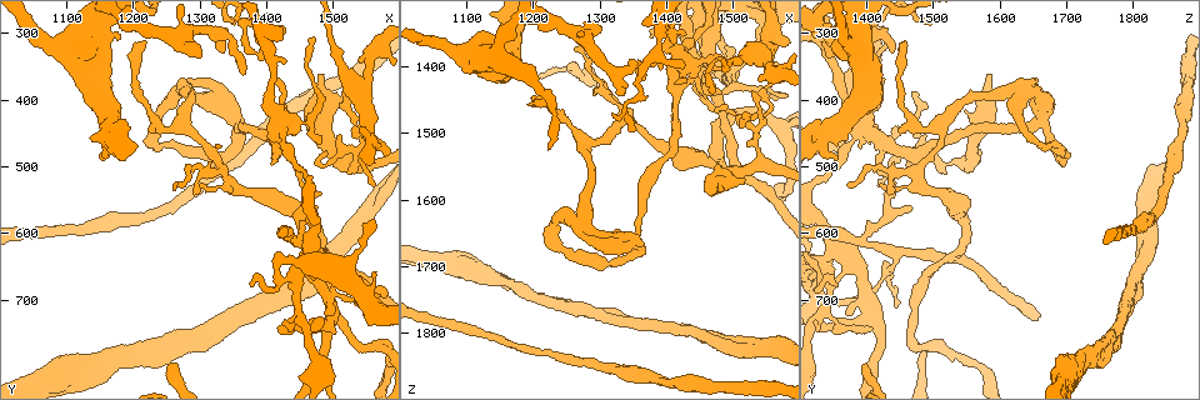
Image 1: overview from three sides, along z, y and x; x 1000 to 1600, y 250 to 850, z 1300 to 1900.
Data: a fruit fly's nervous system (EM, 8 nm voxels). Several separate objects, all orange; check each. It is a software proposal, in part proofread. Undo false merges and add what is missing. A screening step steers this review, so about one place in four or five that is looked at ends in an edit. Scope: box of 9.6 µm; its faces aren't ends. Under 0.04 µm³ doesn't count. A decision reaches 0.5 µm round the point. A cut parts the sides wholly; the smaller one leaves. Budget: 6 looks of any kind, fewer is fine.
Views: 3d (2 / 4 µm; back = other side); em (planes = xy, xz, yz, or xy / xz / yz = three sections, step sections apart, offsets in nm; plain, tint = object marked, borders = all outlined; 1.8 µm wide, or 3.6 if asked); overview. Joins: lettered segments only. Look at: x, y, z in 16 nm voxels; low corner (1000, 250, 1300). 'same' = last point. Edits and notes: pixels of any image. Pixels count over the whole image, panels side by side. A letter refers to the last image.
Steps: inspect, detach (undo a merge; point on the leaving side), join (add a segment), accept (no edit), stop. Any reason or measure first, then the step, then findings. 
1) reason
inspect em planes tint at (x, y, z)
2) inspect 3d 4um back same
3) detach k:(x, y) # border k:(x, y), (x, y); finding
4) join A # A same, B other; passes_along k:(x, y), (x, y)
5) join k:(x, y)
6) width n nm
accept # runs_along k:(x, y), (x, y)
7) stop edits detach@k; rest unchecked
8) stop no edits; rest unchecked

sudden change in width
inspect 3d 4um at (1090, 315, 1380)

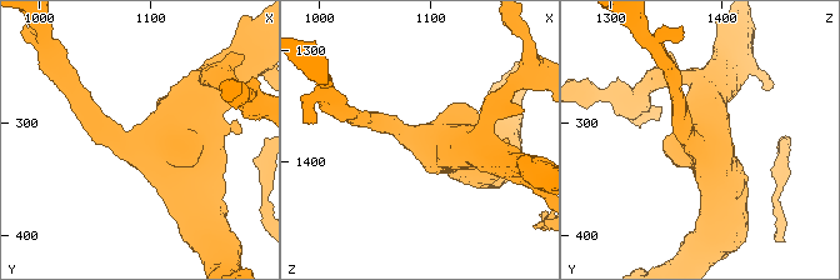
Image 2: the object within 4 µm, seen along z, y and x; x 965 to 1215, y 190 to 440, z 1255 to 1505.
shape alone is not enough
inspect em 3.6um planes borders at (1088, 318, 1380)

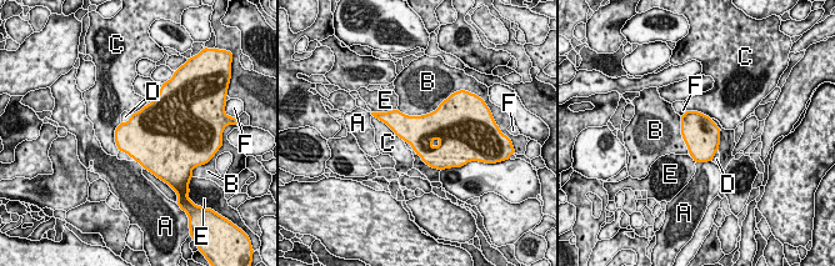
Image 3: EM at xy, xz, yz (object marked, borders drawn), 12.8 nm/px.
accept # A other, B other, C other, D other, E other, F other; border 3:(133, 114), (126, 121), (121, 123); one cell here

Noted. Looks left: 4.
sudden change in width
inspect em planes borders at (1525, 495, 1550)

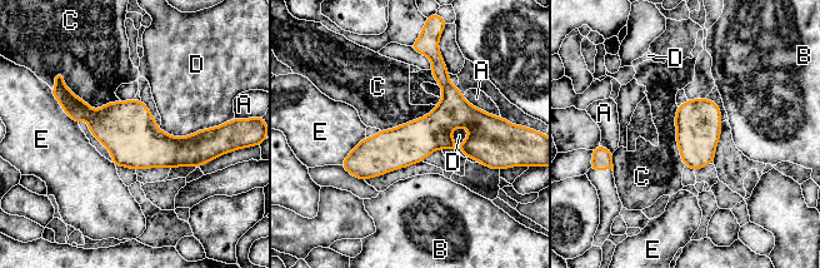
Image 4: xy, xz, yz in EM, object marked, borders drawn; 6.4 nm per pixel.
accept # A other, B other, C other, D other, E other; continuous, no second cell

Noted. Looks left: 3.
branch stops here
inspect 3d 4um at (1535, 445, 1435)

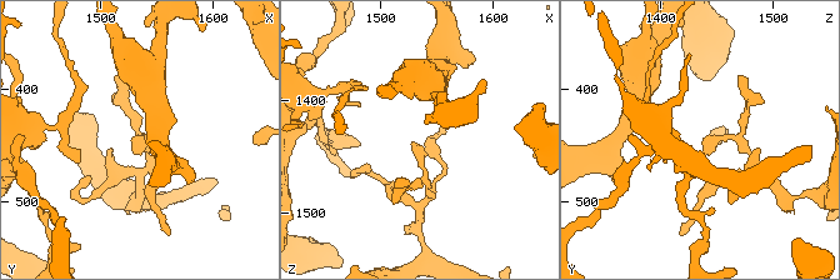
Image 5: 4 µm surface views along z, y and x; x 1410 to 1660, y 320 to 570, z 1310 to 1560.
need the tissue
inspect em xz step 4 tint at (1528, 448, 1434)

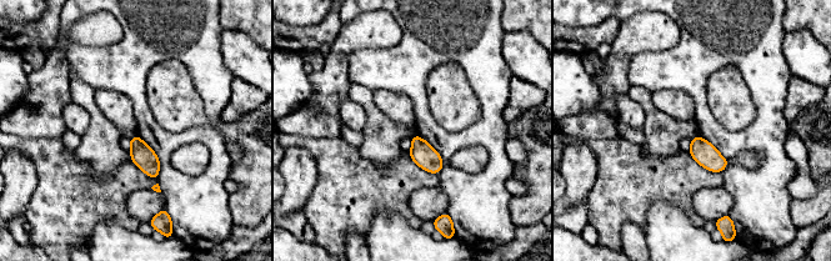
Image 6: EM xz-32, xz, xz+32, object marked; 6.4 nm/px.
inspect em planes borders same

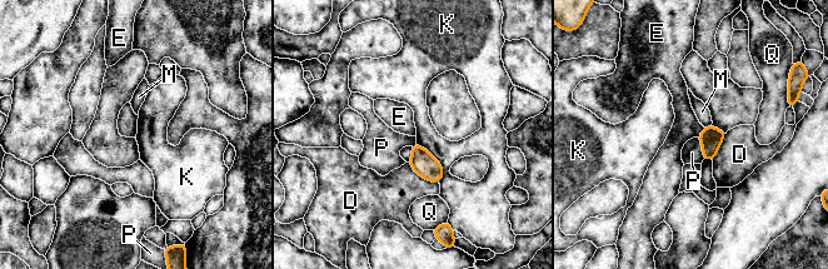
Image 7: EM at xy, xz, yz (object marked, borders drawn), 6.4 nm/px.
longest_contact K 300 nm
accept # D other, E other, K other, M other, P other, Q other; border 7:(704, 128), (697, 137); none of them fits

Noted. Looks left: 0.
stop no edits; rest unchecked

